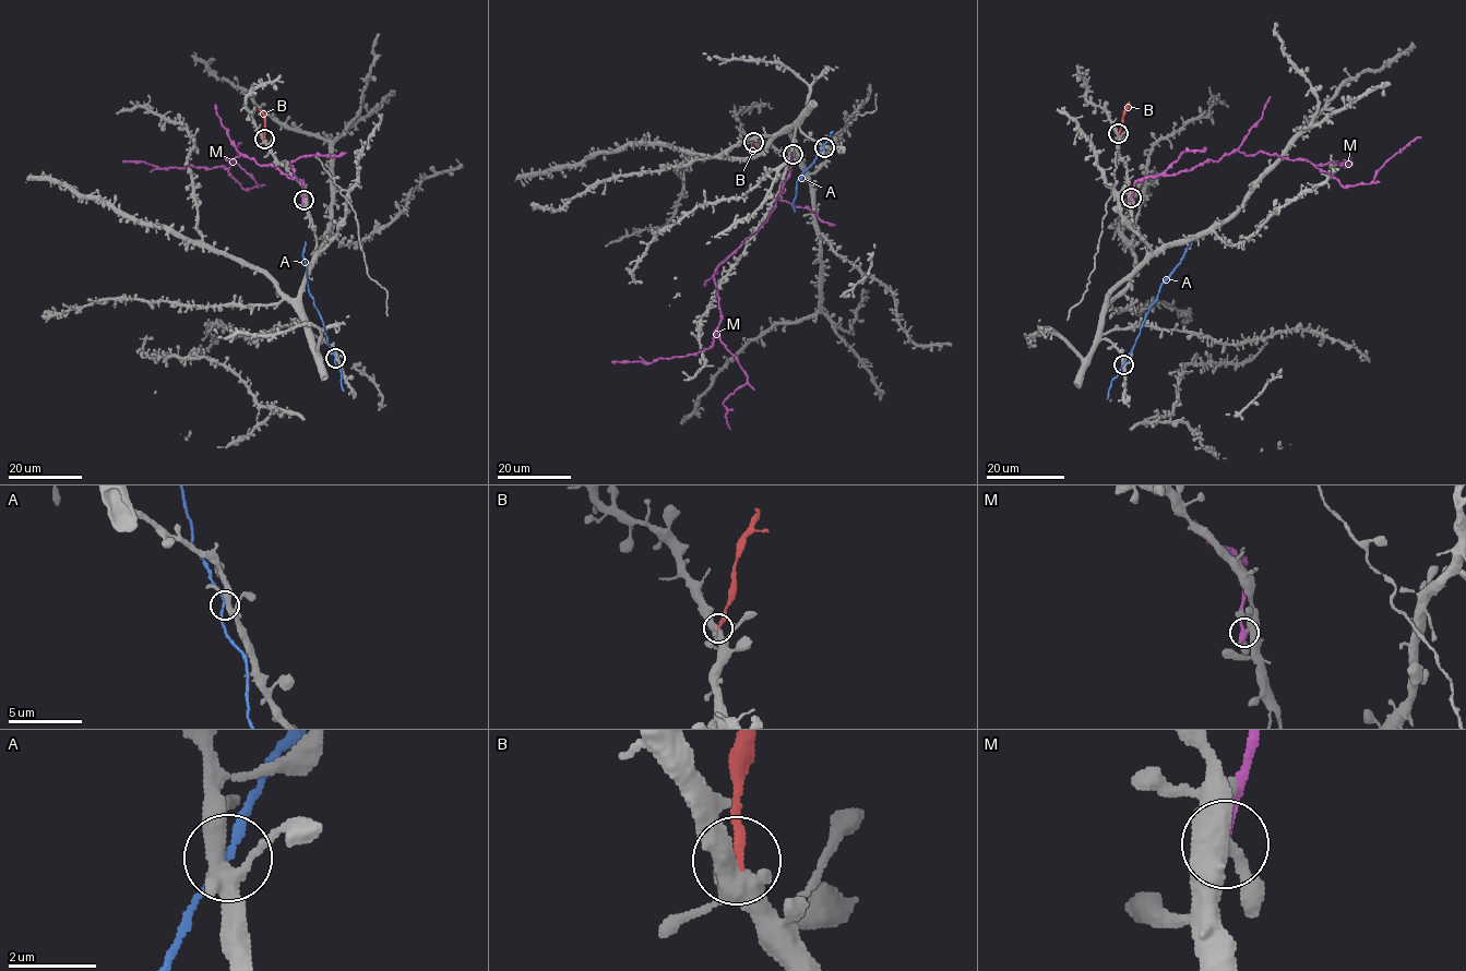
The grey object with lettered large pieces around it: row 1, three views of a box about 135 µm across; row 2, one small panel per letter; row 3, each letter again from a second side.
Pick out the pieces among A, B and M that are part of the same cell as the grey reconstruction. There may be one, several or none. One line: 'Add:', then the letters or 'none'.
Add: A

